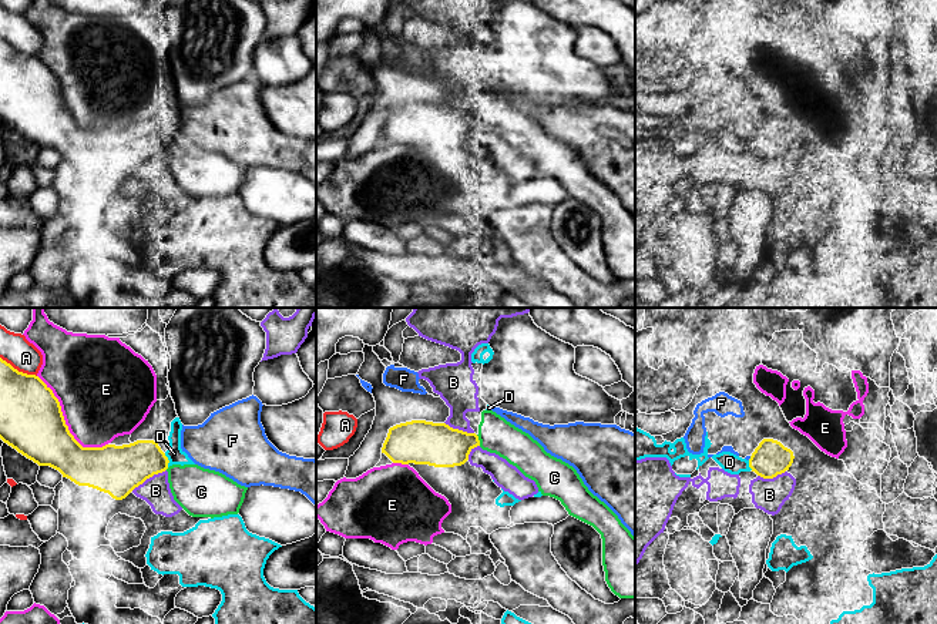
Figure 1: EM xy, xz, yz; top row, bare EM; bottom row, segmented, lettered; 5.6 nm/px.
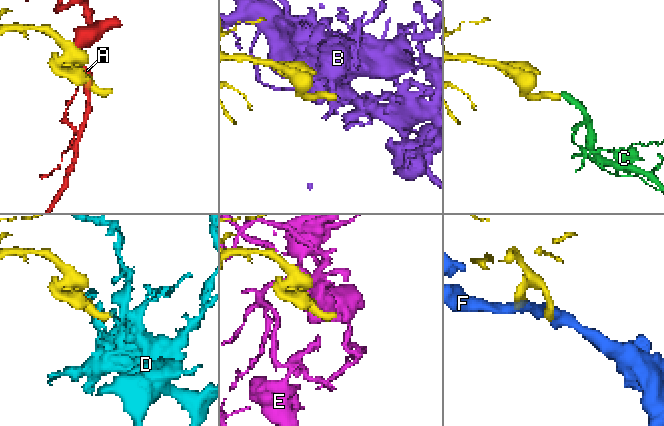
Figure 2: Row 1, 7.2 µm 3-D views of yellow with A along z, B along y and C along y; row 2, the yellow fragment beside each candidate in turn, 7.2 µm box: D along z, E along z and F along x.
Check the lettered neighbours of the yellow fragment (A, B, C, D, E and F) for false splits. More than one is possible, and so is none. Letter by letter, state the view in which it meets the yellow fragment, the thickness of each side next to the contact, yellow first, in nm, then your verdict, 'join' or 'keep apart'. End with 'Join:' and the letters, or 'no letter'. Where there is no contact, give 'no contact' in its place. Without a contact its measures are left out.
A: xy | 340/170 nm | keep apart
B: xy | 280/160 nm | keep apart
C: xz | 240/200 nm | join
D: xy | 240/90 nm | keep apart
E: xy | 360/460 nm | keep apart
F: yz | 200/20 nm | keep apart
Join: C

